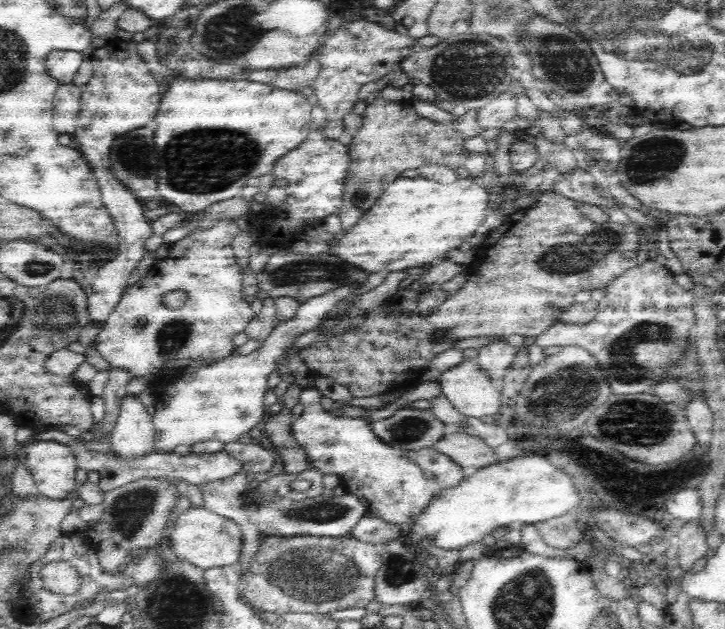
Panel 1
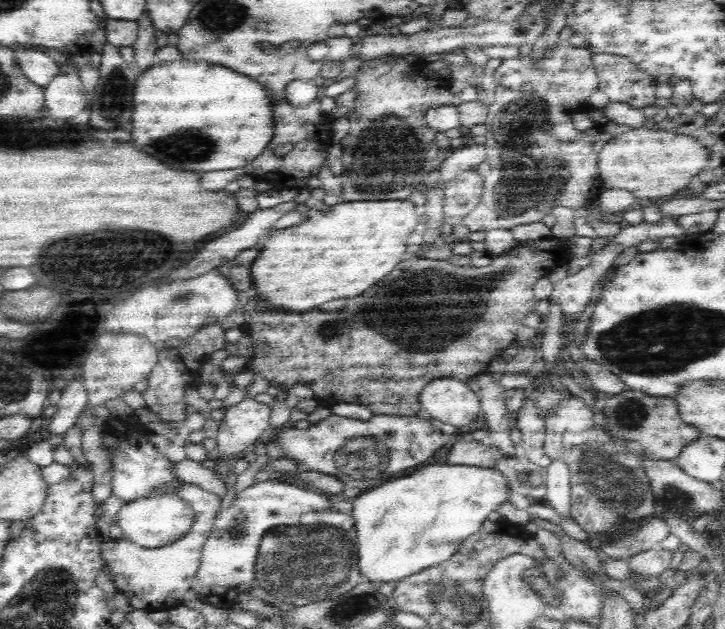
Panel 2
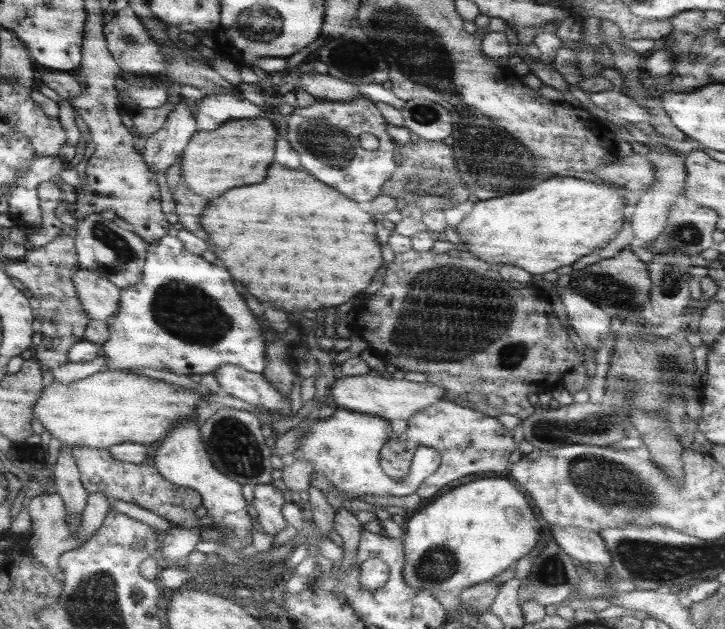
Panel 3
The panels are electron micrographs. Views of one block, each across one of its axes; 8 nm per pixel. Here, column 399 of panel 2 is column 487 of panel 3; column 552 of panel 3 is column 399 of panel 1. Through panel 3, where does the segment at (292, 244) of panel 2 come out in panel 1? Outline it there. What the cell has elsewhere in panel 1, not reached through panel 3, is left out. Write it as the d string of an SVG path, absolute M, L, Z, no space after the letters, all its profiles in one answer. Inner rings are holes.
M398 177L390 182L382 198L364 214L362 222L354 230L341 232L331 242L331 248L342 260L359 266L366 272L389 273L418 268L432 262L434 258L444 257L453 248L458 249L477 230L482 230L486 211L491 208L492 189L490 186L467 177L450 183L436 182L434 179L418 177Z

